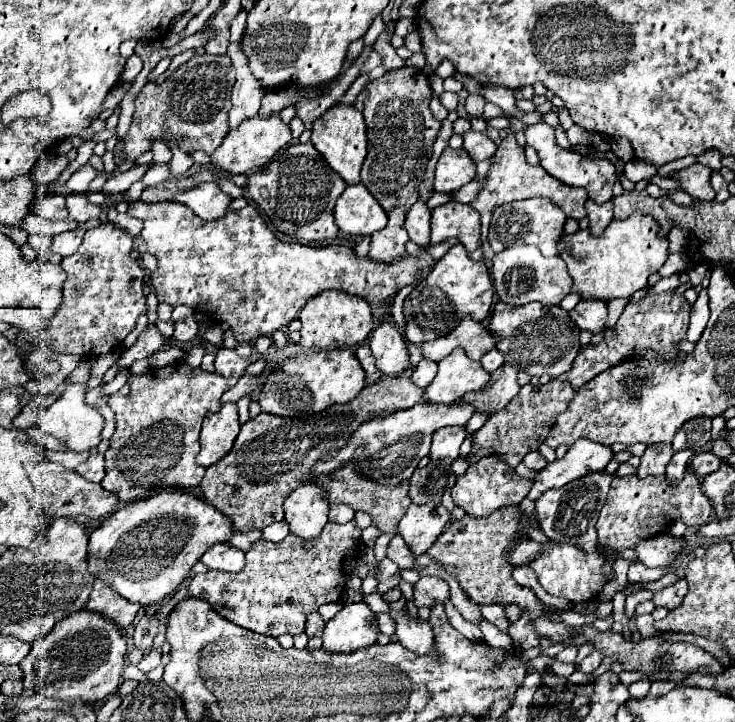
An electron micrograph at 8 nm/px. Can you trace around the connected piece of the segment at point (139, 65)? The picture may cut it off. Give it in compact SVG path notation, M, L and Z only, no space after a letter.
M131 55L131 57L127 59L127 63L125 63L125 69L123 69L121 77L123 77L125 81L133 81L141 69L143 69L143 61L141 61L141 57Z

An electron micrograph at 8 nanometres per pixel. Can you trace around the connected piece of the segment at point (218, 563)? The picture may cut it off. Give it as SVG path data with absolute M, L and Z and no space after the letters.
M213 545L203 557L201 561L215 571L223 571L223 573L239 573L245 565L245 553L233 545Z

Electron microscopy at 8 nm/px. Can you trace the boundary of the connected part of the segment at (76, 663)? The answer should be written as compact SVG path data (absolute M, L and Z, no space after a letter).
M77 611L59 621L51 633L35 641L27 657L19 663L25 689L33 689L53 699L103 701L121 685L123 663L127 655L127 637L121 627L103 619L97 611Z

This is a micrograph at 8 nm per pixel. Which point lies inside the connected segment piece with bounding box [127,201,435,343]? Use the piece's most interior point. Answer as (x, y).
(233, 269)

